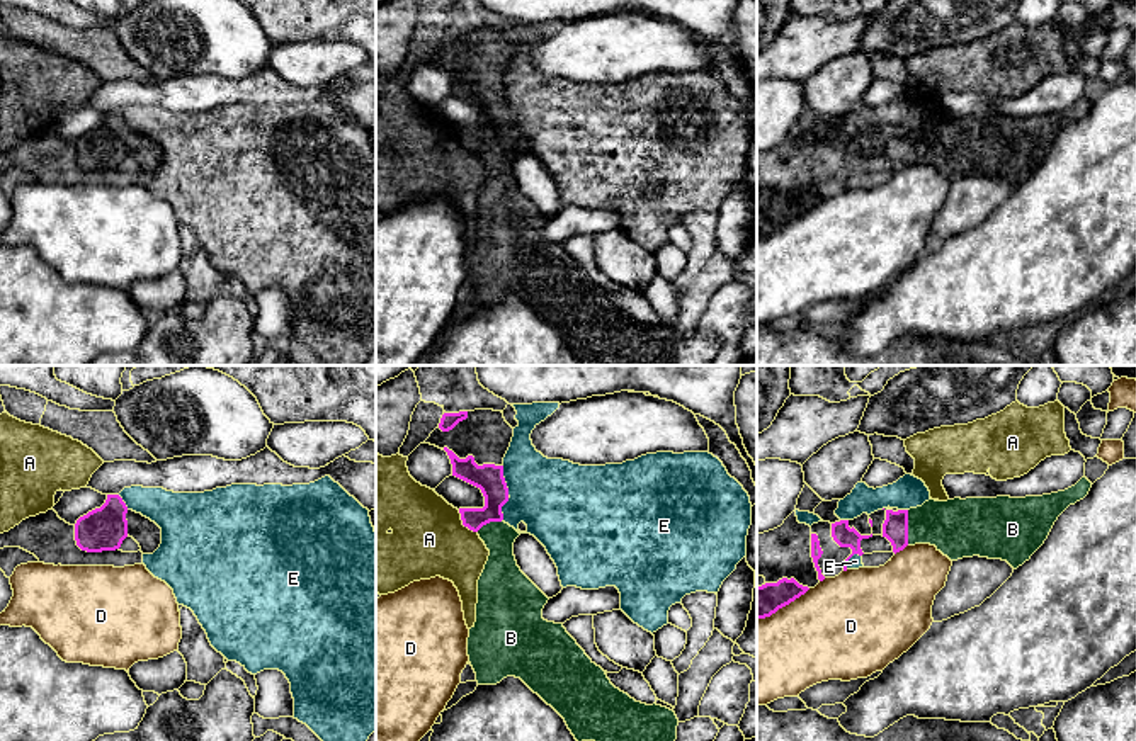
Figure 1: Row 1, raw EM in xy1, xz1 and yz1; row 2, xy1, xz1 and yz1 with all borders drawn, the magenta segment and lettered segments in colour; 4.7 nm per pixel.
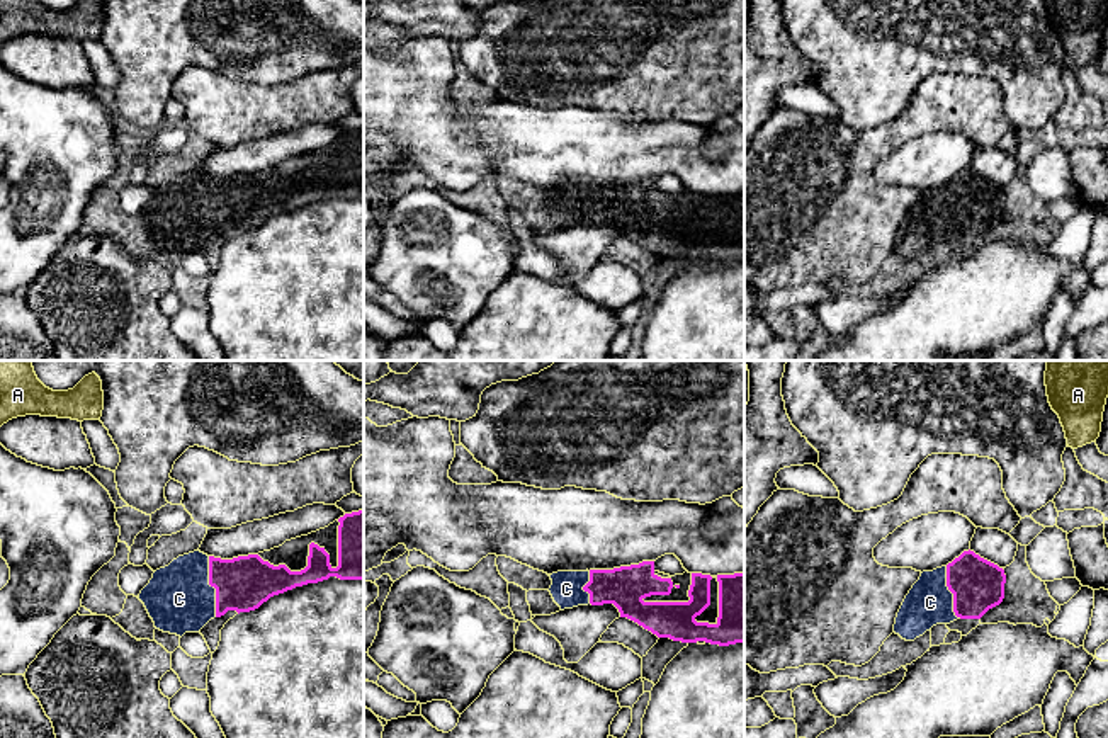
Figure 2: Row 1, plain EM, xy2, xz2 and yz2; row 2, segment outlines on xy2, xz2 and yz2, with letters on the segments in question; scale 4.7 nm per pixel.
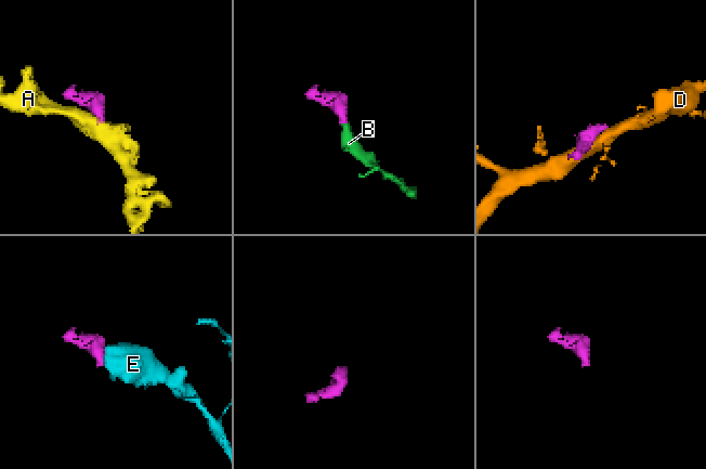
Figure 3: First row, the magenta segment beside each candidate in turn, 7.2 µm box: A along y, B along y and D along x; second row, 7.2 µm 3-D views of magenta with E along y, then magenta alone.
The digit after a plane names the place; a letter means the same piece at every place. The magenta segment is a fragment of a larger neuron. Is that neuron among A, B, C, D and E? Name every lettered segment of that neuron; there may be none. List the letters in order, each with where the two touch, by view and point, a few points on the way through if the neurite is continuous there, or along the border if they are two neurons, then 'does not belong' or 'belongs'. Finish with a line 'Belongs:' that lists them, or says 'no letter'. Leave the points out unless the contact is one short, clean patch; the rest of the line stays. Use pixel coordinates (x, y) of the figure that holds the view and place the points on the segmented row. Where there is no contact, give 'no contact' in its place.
A: meets magenta in xz1 at (463, 524); border along xz1 (458, 510), (463, 524), (477, 532); does not belong
B: meets magenta in yz1 at (907, 527); runs through yz1 (895, 529), (907, 527), (958, 527); belongs
C: meets magenta in xy2 at (213, 585); belongs
D: meets magenta in yz1 at (900, 549); does not belong
E: meets magenta in xz1 at (504, 481); does not belong
Belongs: B, C

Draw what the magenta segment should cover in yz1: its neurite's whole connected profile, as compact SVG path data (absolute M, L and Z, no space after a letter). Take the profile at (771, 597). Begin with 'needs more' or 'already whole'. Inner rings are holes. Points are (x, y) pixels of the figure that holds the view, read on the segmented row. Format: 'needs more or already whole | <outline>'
already whole | M782 578L777 583L757 586L757 619L770 617L808 590L808 586L799 585L794 578Z

